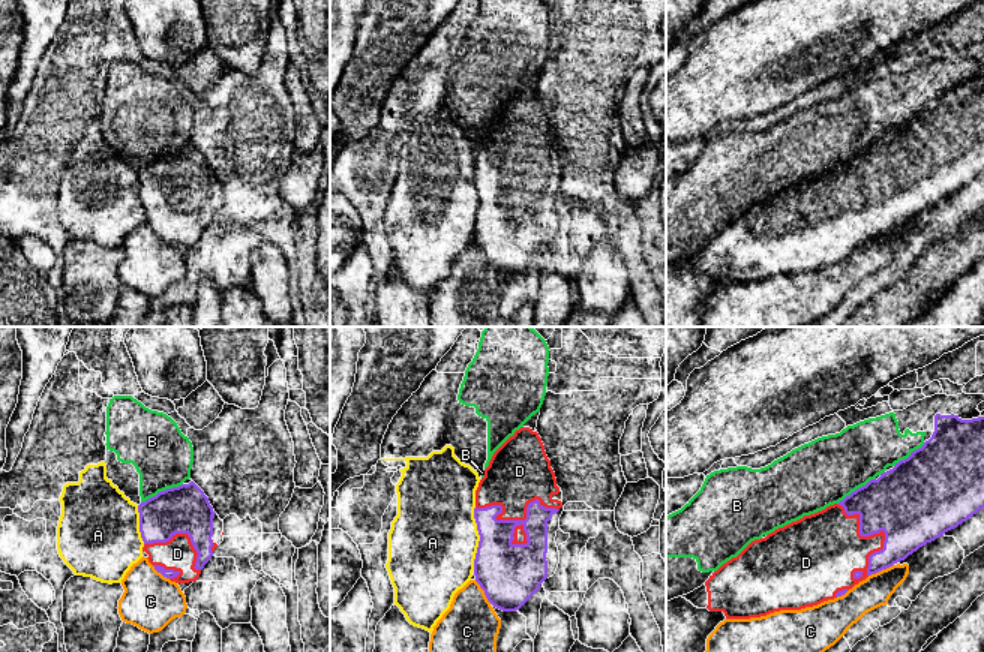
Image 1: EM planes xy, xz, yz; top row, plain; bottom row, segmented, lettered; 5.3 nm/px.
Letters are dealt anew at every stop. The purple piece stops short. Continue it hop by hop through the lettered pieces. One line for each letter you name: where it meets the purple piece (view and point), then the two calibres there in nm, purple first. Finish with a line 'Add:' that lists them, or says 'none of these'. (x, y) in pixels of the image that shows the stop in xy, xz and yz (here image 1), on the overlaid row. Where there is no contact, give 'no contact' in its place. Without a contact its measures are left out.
D: yz (876, 532) | 440/320 nm
Add: D

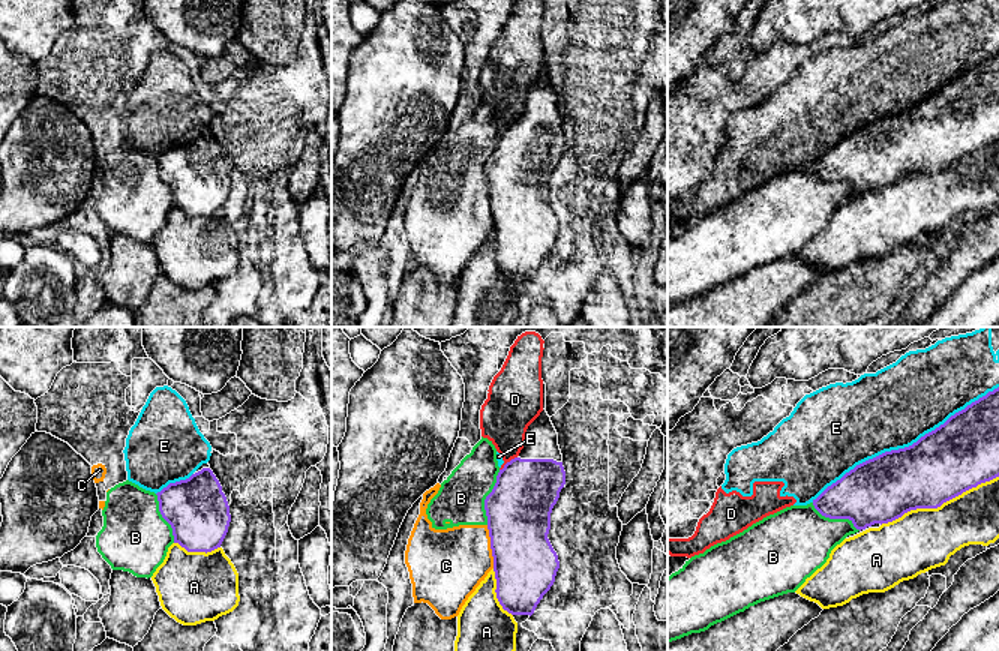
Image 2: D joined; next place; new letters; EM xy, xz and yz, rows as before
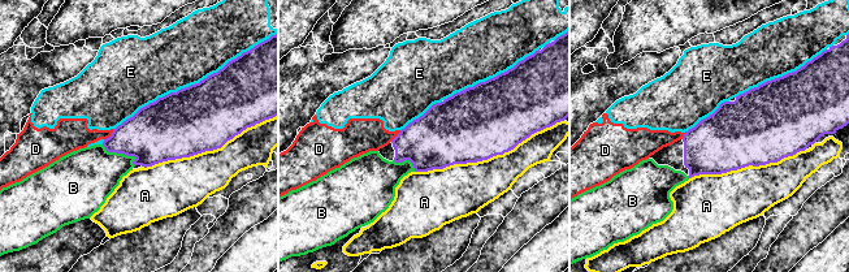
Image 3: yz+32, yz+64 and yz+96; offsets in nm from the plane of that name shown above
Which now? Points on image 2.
Add: none of these

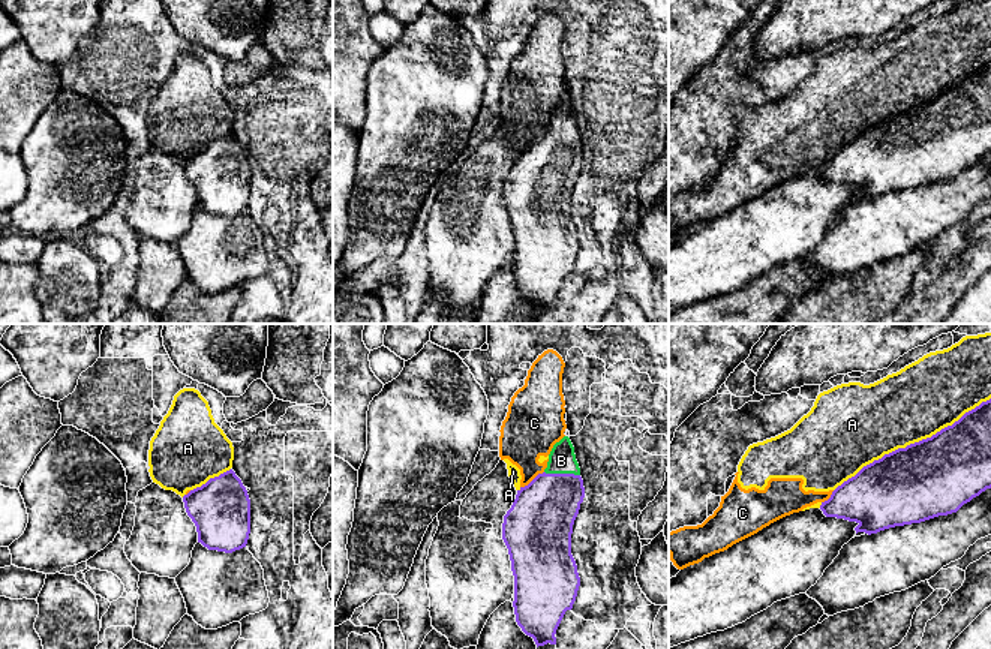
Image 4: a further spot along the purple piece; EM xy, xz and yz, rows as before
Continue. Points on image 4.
B: xz (562, 474) | 340/140 nm
Add: B

